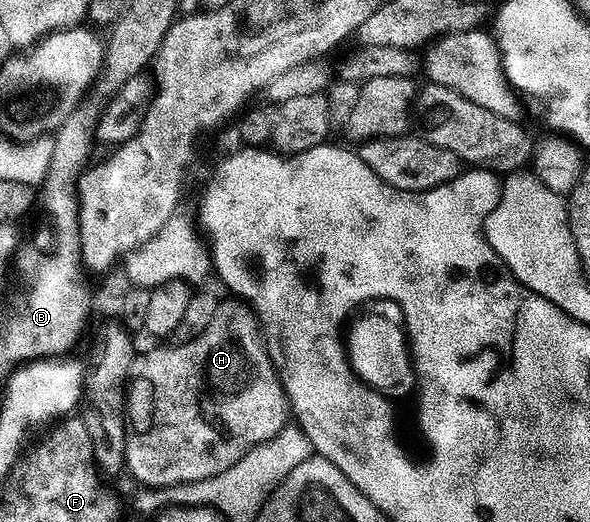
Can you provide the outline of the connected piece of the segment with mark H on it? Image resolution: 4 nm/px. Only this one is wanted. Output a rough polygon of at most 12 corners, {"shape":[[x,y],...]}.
{"shape":[[251,305],[136,356],[126,472],[221,475],[289,423]]}

